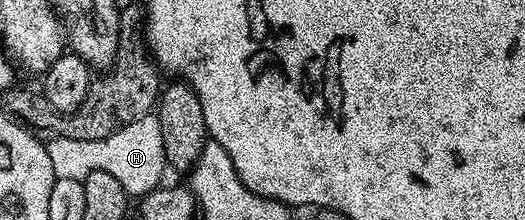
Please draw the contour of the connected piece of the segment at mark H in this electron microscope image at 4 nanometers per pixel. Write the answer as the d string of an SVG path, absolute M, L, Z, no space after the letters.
M153 112L131 120L131 124L119 128L119 132L111 132L111 136L103 136L103 140L48 139L45 151L47 156L51 156L54 178L84 182L91 172L111 172L111 176L123 184L125 193L133 200L140 200L144 194L158 189L162 185L161 177L167 171L162 129Z

